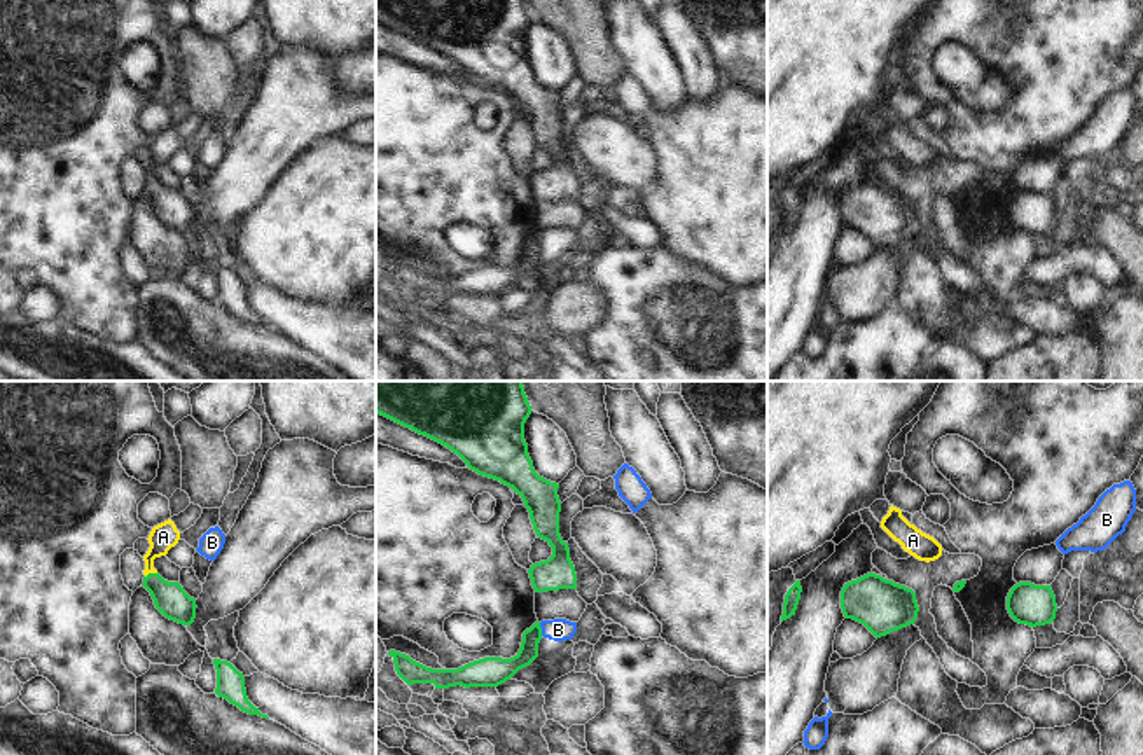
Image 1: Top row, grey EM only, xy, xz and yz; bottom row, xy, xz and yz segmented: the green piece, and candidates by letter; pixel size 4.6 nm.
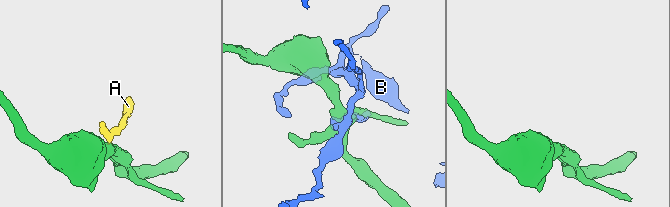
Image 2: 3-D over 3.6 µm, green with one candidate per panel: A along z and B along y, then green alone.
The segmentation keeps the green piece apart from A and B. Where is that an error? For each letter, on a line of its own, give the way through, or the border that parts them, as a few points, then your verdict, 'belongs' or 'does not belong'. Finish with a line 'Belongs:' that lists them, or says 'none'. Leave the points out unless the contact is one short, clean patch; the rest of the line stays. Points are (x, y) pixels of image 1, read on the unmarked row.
A: runs through xy (170, 207), (151, 182), (149, 165), (163, 145); belongs
B: does not belong
Belongs: A

